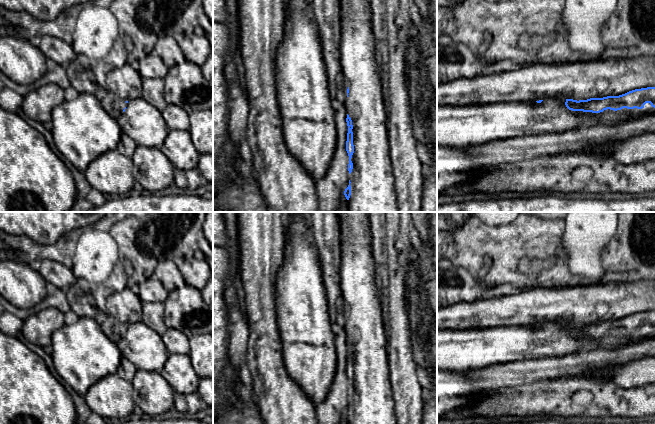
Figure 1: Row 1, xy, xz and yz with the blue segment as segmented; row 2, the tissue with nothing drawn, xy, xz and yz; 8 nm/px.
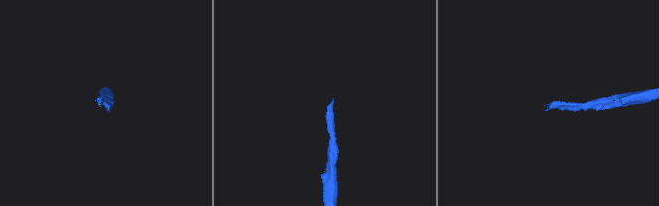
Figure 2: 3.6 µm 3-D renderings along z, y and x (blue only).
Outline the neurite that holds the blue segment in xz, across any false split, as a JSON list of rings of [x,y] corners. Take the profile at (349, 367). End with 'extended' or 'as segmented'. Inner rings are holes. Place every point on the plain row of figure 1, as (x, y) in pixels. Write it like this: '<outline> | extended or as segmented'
[[[309,212],[310,229],[312,238],[316,245],[321,268],[323,282],[328,300],[328,311],[331,328],[334,333],[337,347],[337,370],[326,399],[316,405],[316,412],[319,424],[349,424],[351,419],[350,398],[353,393],[351,385],[354,377],[353,349],[347,337],[346,323],[349,317],[349,304],[343,298],[340,286],[340,265],[341,265],[341,234],[337,212]]] | extended

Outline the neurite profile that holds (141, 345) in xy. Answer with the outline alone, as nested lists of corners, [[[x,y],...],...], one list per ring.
[[[142,321],[129,324],[117,345],[137,370],[160,373],[169,356],[162,337]]]

